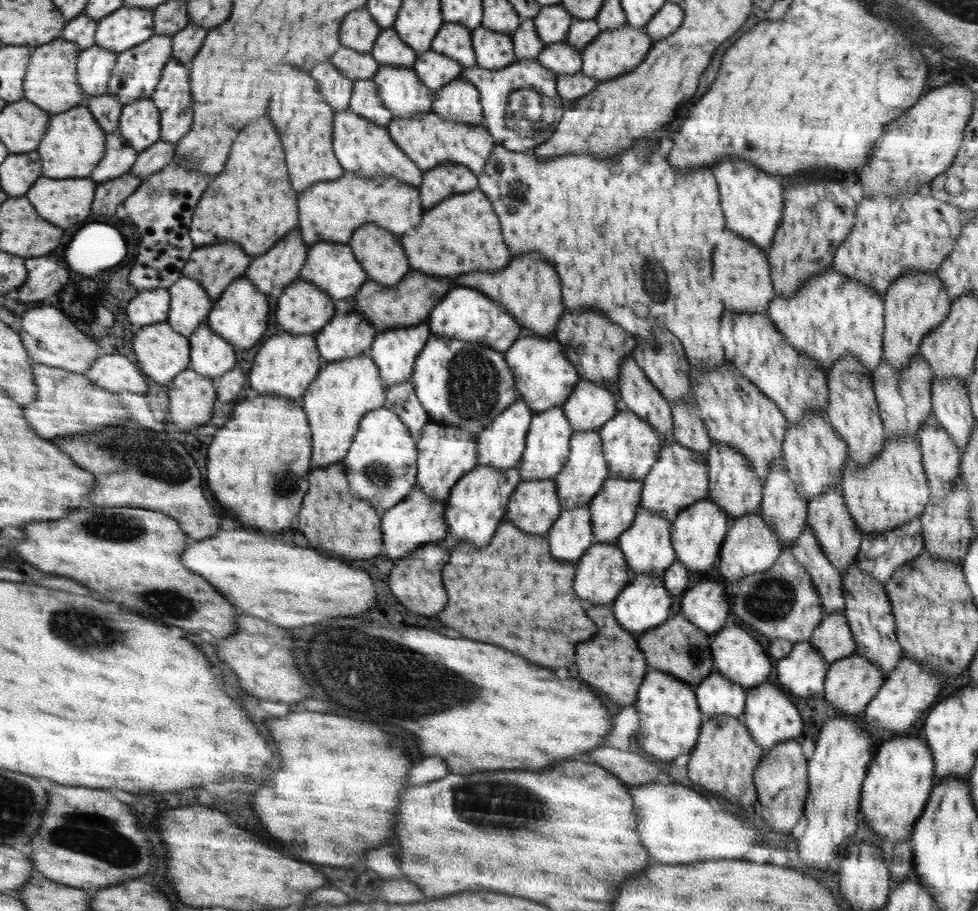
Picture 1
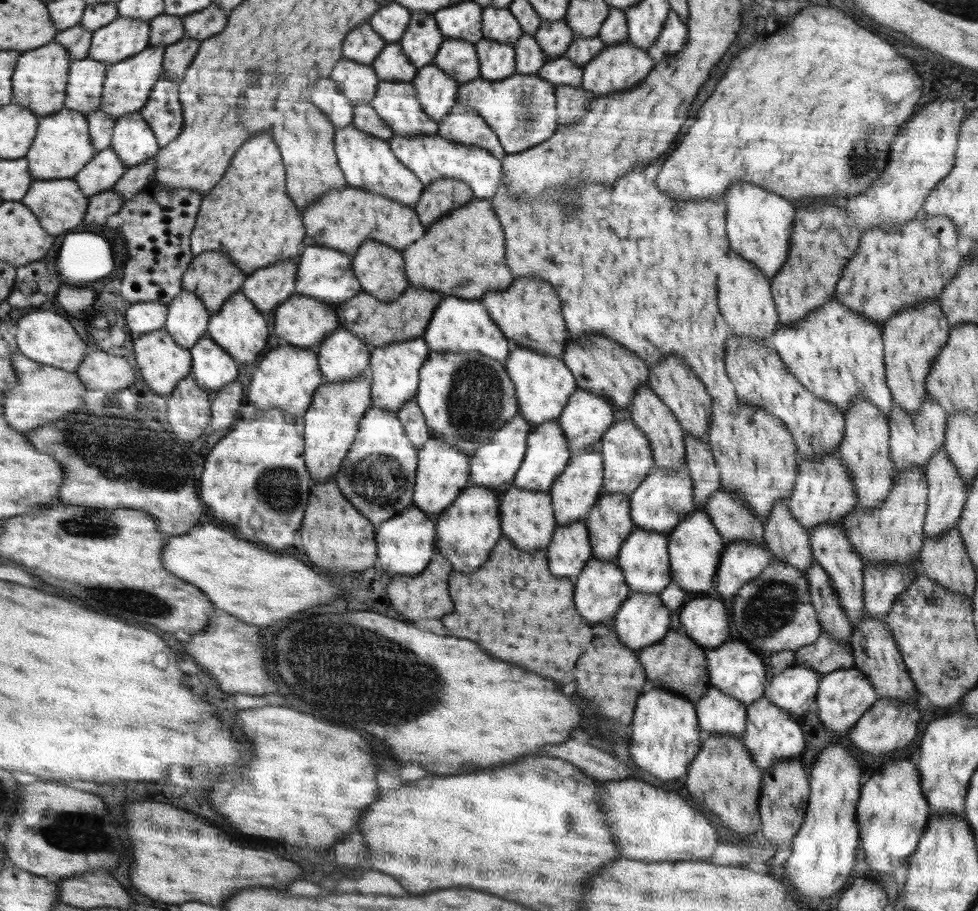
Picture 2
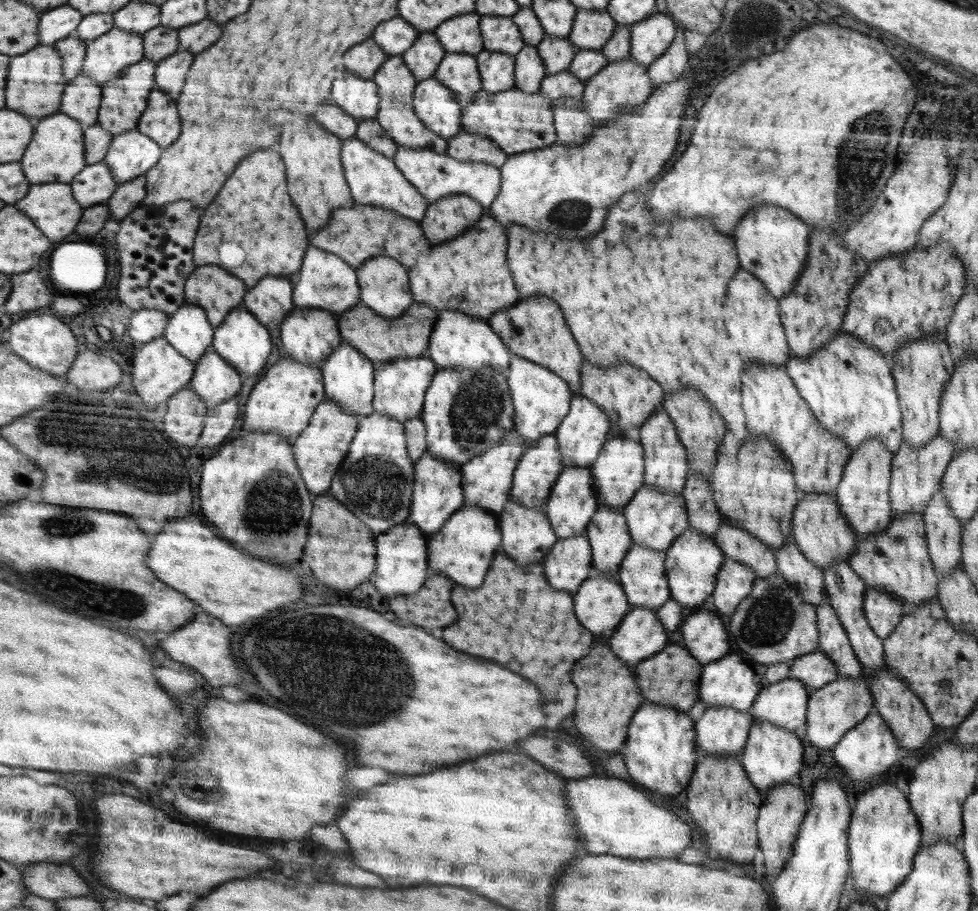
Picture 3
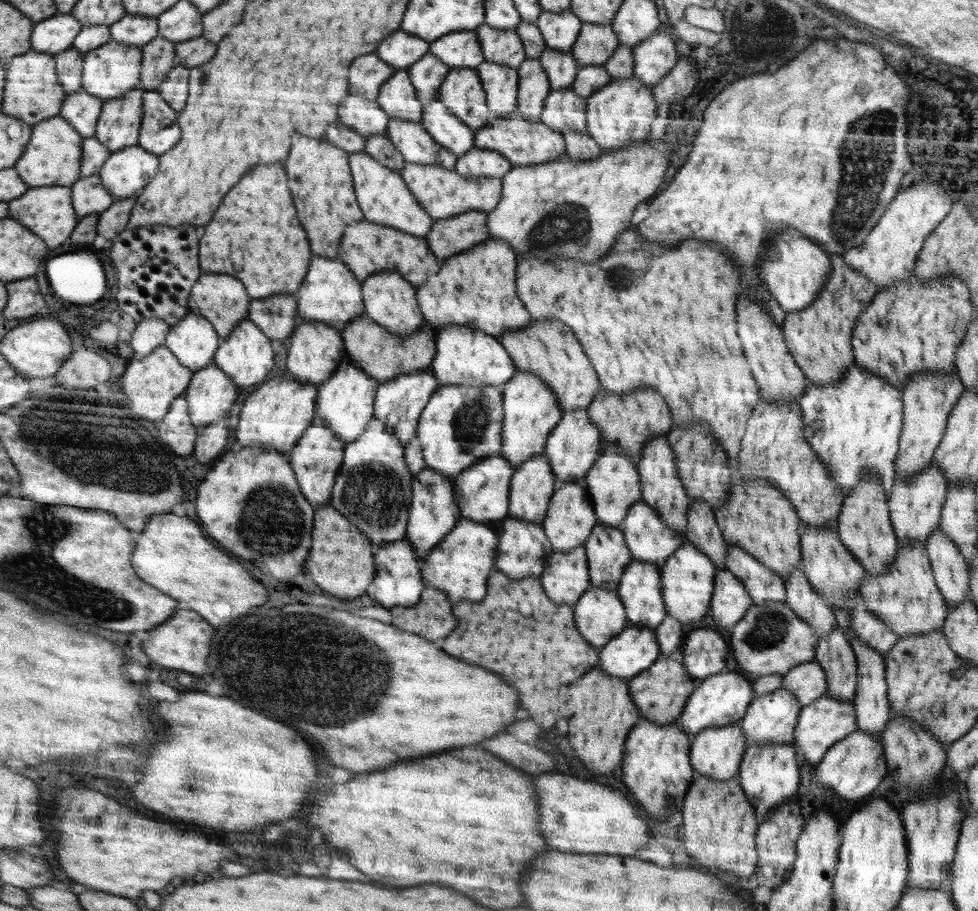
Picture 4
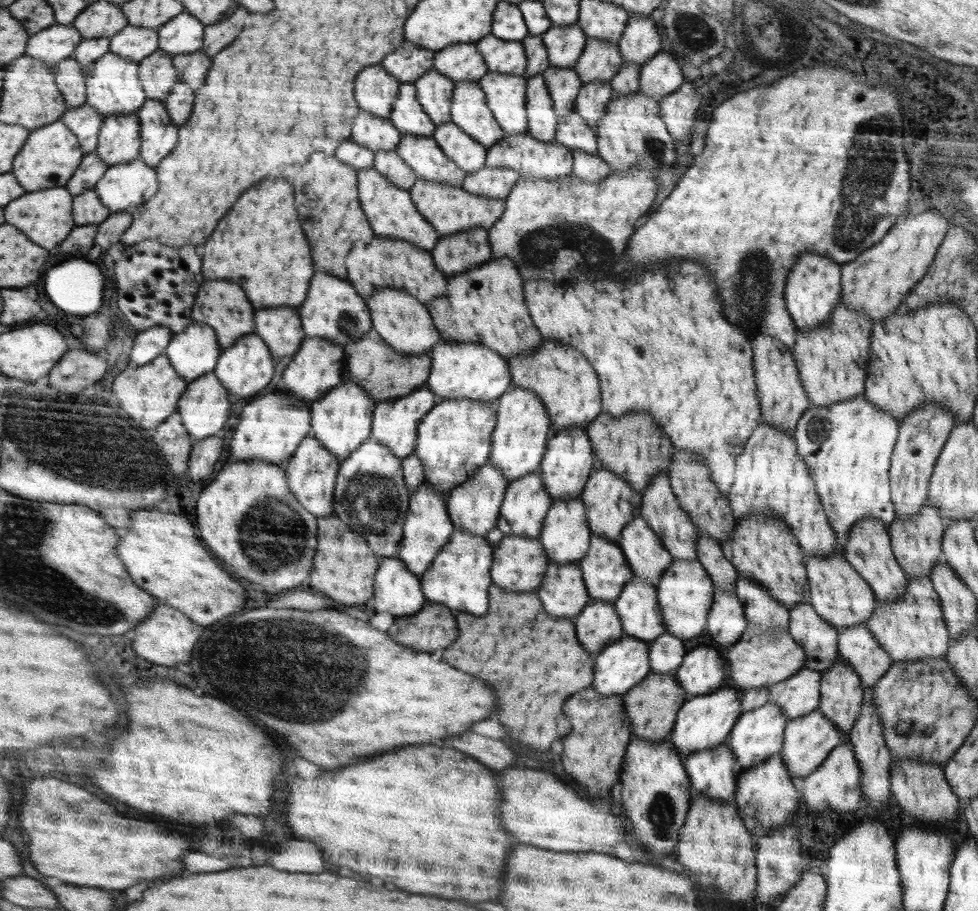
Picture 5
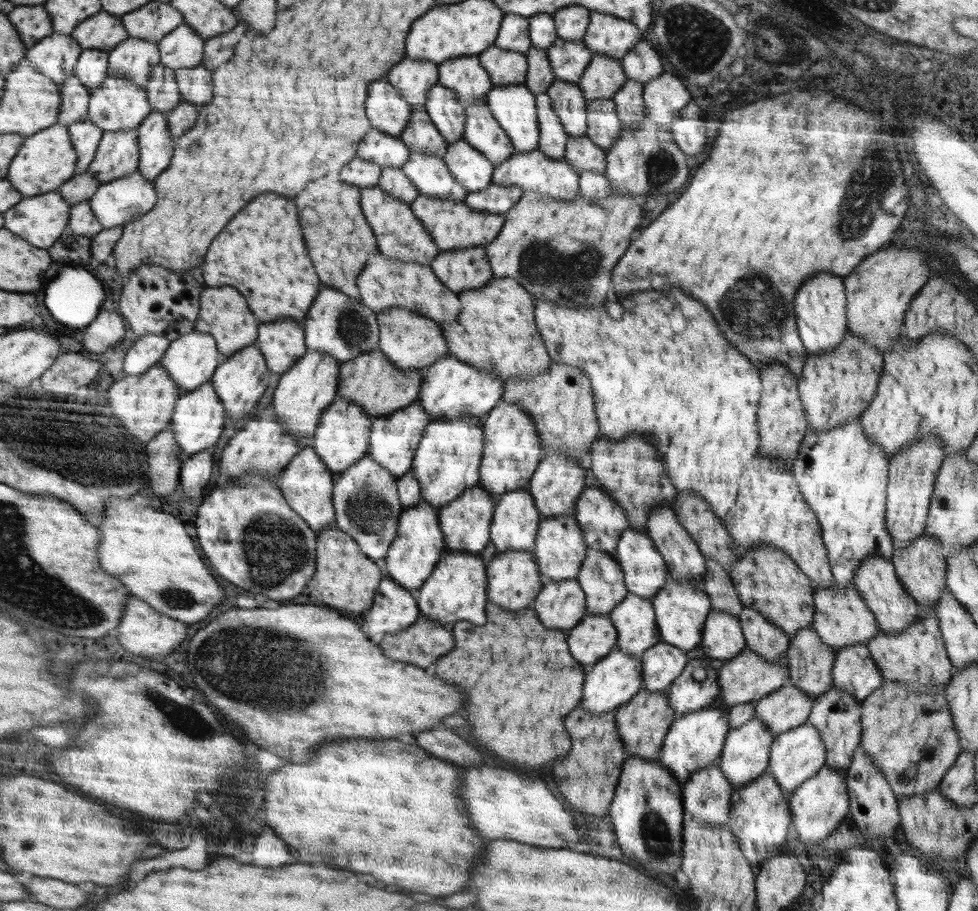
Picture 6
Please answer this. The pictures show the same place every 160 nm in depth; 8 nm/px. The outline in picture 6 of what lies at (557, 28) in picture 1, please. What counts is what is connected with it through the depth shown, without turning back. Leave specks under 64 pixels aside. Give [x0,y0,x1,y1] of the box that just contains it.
[546,79,588,138]

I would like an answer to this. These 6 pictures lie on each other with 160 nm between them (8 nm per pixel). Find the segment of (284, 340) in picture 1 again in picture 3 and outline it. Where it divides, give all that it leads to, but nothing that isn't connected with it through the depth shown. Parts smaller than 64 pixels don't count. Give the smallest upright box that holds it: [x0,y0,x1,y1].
[242,358,326,440]

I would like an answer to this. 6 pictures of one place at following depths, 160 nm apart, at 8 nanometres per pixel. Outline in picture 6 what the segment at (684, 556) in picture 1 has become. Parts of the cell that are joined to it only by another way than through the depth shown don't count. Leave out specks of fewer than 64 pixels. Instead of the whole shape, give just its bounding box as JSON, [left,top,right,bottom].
[650,578,711,652]

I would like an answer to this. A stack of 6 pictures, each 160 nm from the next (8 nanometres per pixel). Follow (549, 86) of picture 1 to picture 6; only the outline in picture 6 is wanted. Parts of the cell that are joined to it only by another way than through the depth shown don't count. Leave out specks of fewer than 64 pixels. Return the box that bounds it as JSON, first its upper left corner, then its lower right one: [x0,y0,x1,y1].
[492,149,579,200]

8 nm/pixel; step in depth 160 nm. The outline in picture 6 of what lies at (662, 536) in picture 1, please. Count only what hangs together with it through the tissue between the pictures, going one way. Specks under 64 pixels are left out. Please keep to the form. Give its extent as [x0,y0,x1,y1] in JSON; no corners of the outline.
[609,594,661,660]

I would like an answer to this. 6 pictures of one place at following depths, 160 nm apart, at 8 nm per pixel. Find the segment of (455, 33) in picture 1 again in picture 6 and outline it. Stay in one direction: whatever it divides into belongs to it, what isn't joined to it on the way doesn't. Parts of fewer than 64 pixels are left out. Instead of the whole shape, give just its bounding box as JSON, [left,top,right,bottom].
[464,105,516,167]

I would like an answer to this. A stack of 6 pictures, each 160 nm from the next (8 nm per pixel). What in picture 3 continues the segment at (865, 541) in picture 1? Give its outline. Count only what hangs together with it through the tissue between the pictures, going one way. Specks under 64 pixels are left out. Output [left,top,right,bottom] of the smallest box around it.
[862,588,902,639]

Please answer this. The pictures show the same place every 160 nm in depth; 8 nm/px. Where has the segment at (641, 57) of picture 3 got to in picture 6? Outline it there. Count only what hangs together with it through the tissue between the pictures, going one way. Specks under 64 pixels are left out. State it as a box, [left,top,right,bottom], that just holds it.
[643,68,692,128]

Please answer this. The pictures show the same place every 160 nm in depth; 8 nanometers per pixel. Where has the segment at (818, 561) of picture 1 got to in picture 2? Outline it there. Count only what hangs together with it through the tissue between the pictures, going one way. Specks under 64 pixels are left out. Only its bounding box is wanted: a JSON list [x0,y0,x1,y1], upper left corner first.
[806,560,853,645]

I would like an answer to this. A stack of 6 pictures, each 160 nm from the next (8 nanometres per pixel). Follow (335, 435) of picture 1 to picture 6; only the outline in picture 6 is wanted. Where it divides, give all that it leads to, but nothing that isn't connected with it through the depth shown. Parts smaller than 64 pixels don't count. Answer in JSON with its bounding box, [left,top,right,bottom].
[278,447,335,530]

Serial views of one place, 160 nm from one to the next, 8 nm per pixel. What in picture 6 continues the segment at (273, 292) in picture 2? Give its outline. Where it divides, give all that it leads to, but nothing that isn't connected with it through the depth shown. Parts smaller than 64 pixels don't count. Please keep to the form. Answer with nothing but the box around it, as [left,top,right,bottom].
[258,320,307,372]

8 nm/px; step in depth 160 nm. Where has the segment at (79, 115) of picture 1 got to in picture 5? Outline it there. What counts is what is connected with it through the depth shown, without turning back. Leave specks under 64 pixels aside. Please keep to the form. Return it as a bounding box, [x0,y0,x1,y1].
[16,119,84,192]

